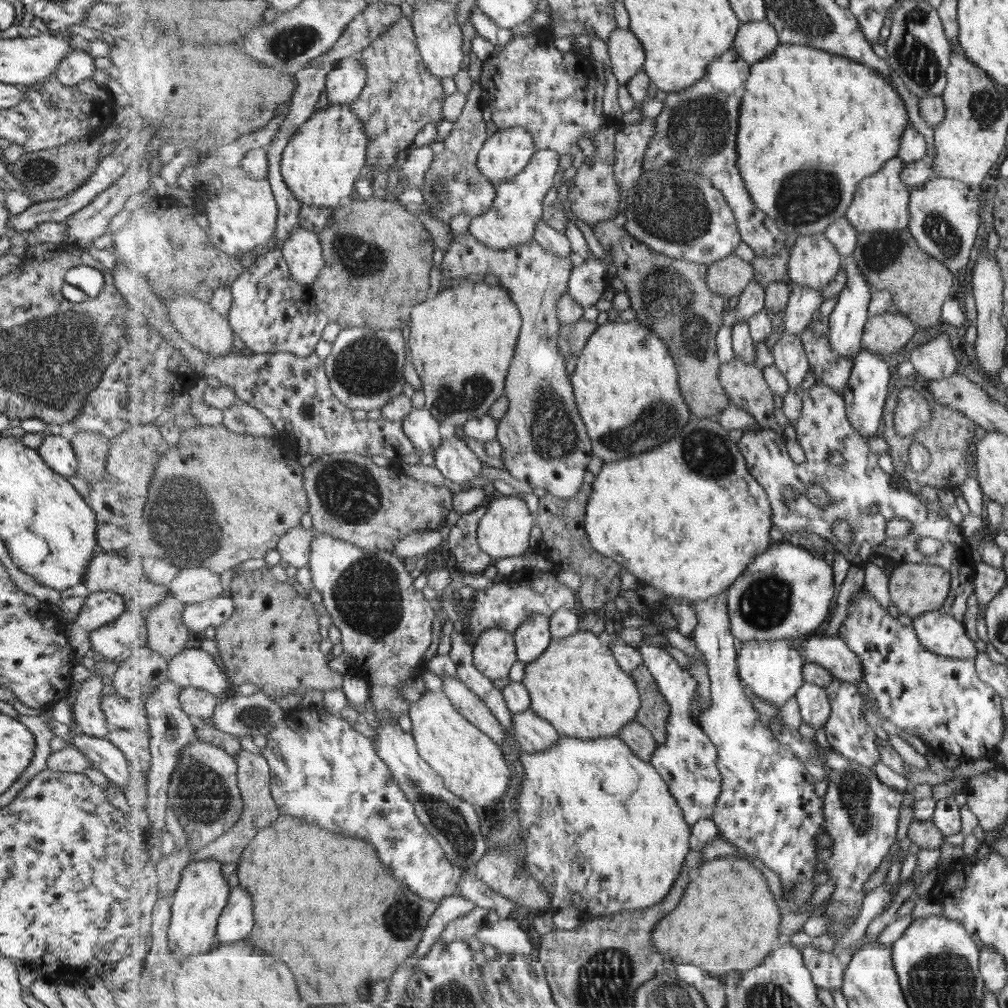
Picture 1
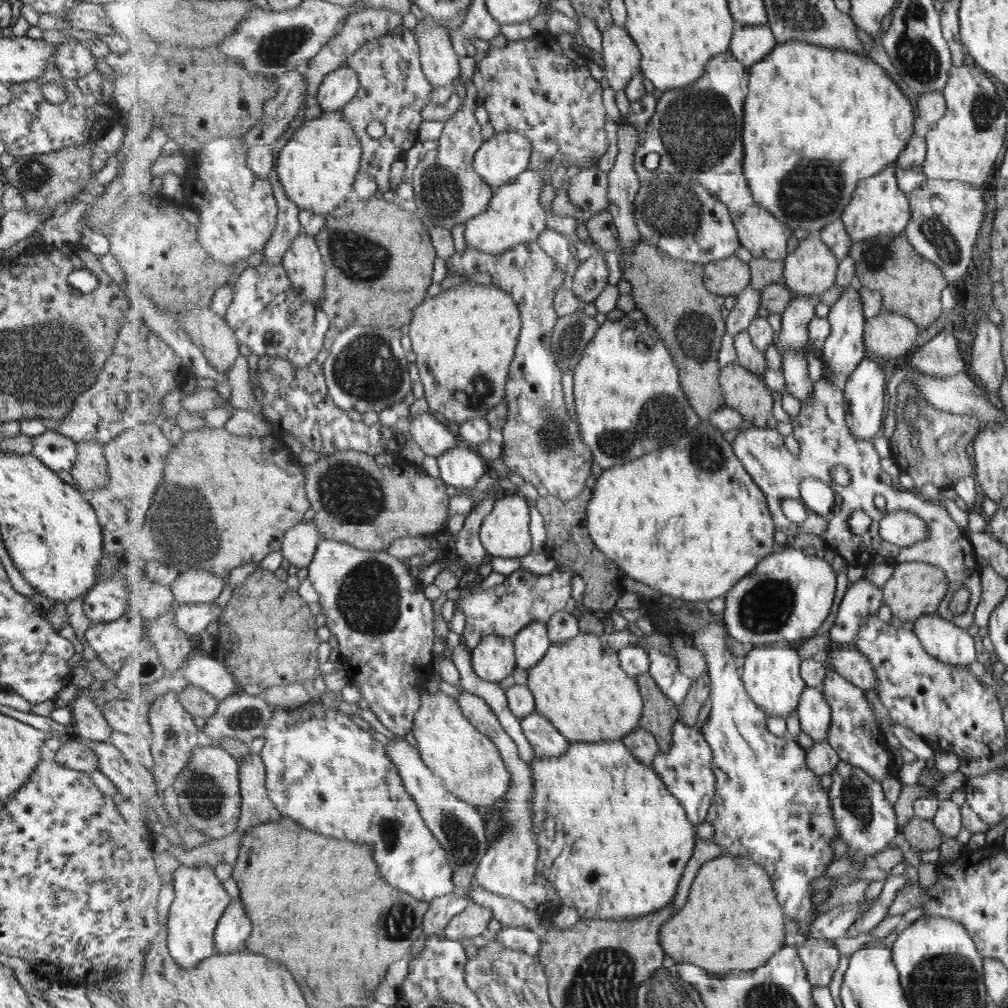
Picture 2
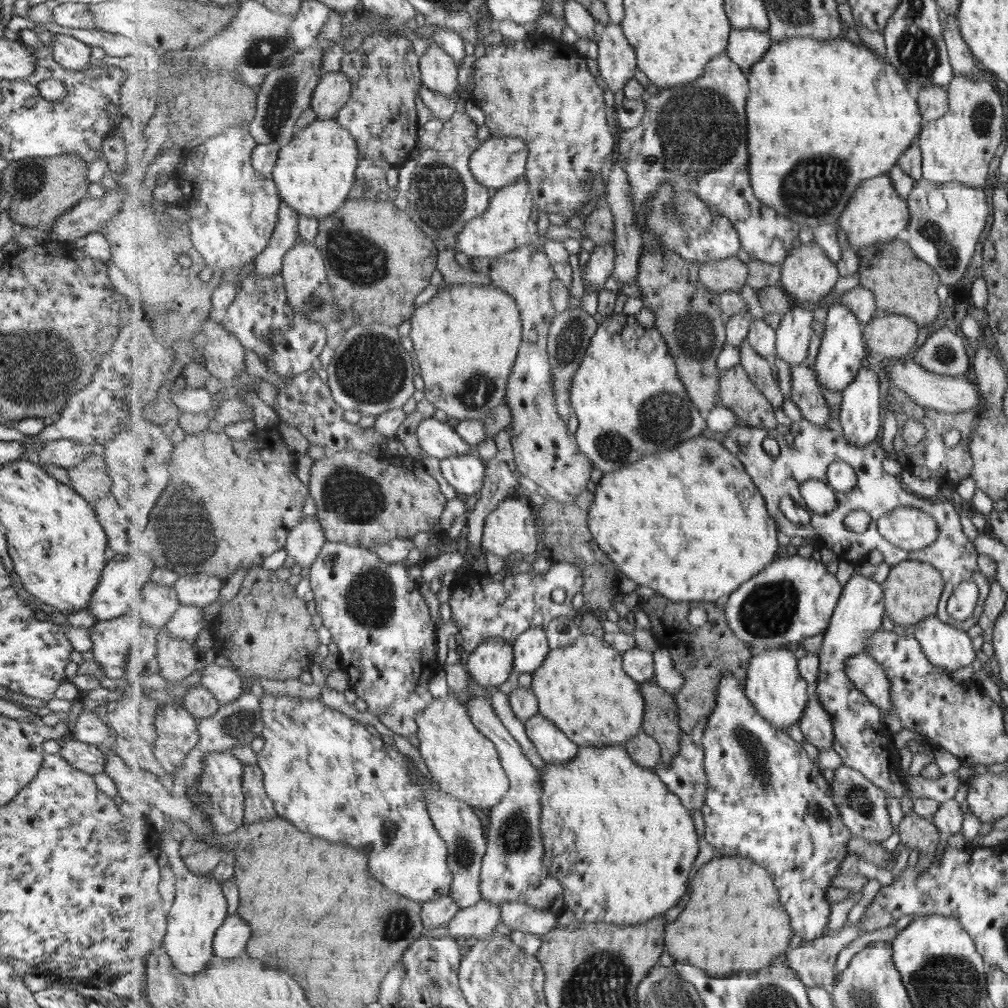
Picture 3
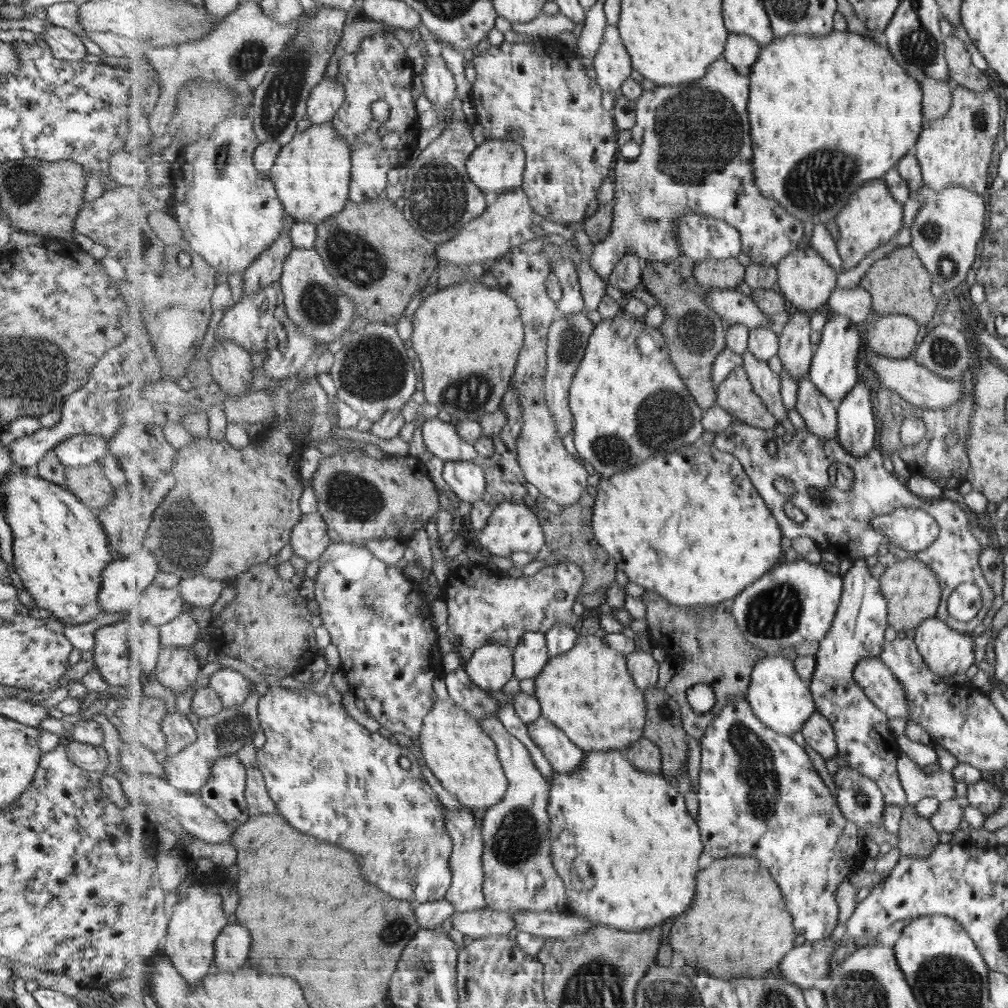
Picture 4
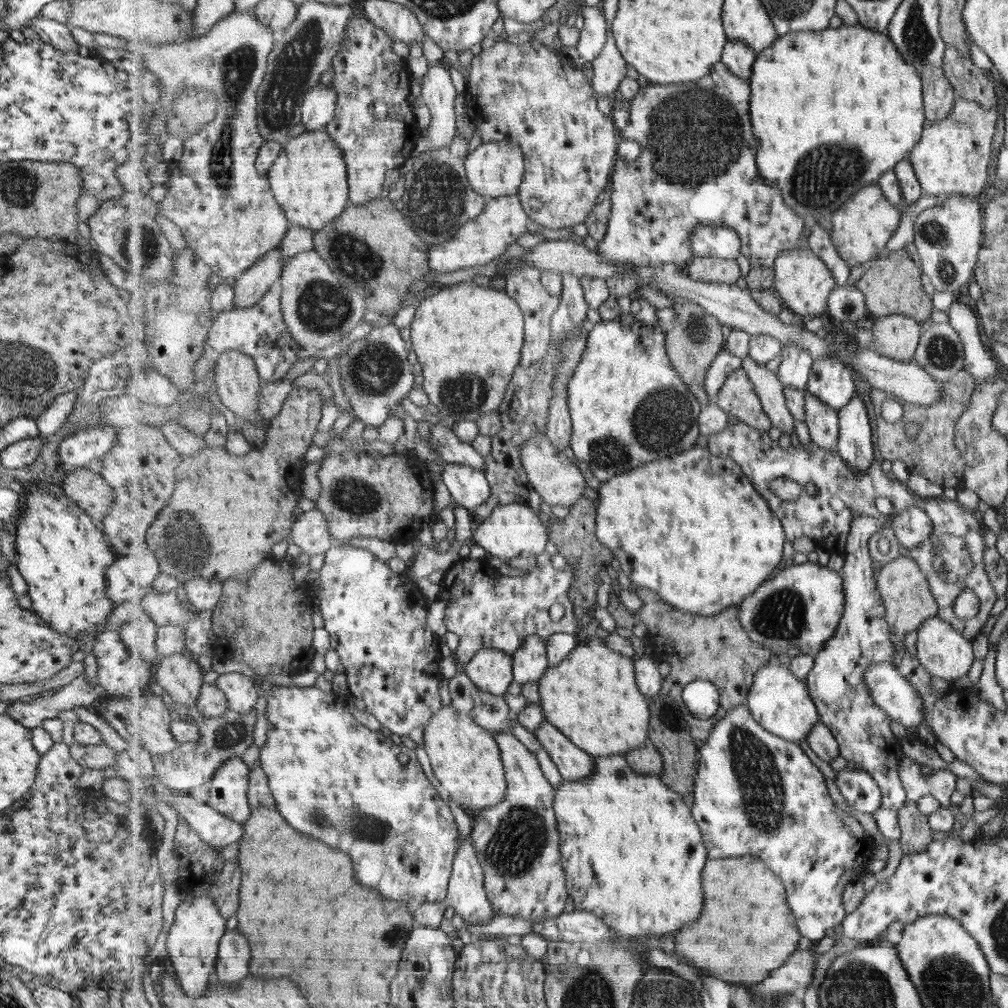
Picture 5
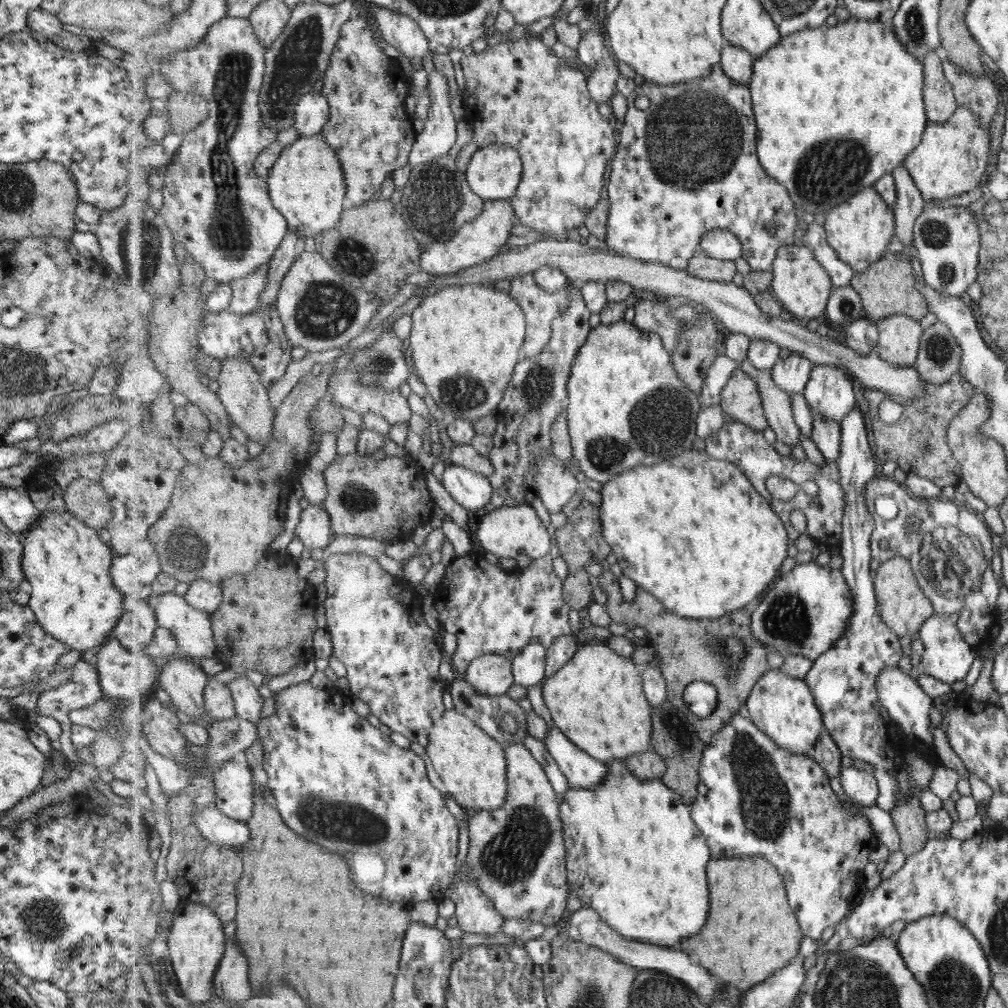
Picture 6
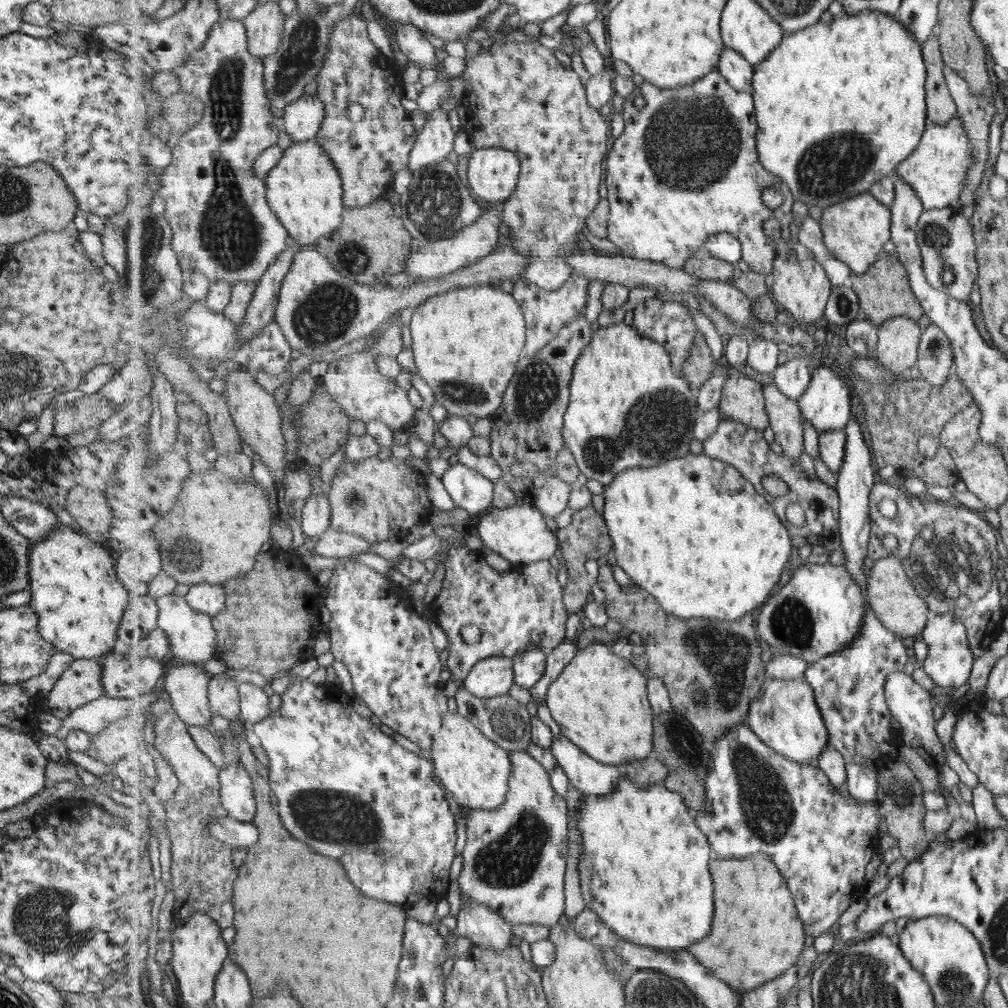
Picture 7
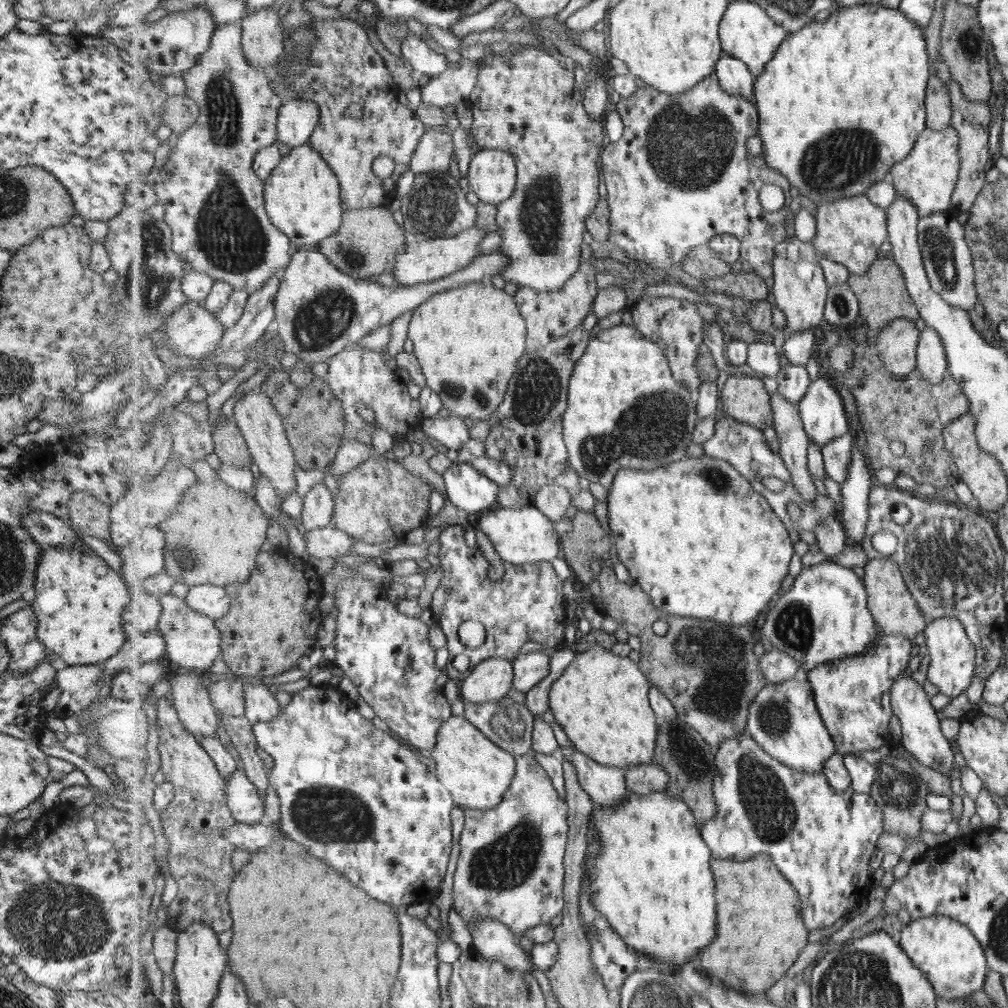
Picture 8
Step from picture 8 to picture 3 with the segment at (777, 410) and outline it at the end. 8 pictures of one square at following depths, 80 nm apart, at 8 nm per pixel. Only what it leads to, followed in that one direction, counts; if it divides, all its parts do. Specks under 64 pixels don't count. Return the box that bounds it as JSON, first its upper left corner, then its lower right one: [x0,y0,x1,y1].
[740,339,785,410]

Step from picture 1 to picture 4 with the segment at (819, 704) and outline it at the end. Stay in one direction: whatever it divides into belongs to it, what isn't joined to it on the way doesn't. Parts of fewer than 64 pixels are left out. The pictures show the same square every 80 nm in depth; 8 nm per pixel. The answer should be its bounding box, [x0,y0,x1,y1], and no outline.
[802,710,838,761]

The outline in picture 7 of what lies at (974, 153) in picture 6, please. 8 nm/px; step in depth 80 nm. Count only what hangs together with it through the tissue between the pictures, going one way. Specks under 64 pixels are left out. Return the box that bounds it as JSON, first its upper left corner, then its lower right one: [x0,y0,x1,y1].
[895,116,976,211]

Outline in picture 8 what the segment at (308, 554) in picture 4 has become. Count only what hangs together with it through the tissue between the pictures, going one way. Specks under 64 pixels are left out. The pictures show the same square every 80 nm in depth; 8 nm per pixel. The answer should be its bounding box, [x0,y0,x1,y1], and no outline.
[301,481,335,531]

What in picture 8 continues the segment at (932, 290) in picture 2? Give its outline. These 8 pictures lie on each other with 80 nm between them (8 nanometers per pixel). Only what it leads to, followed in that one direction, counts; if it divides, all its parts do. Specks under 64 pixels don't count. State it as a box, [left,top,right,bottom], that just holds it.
[847,257,921,331]

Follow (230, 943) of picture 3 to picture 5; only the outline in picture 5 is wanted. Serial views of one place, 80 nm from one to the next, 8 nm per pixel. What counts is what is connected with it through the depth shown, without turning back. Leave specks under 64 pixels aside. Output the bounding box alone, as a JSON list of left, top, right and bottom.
[214,930,251,990]

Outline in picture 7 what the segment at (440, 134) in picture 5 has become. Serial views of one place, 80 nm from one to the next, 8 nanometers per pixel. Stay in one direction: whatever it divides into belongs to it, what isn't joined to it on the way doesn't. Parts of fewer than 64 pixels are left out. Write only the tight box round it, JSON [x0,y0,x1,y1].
[409,107,457,172]

